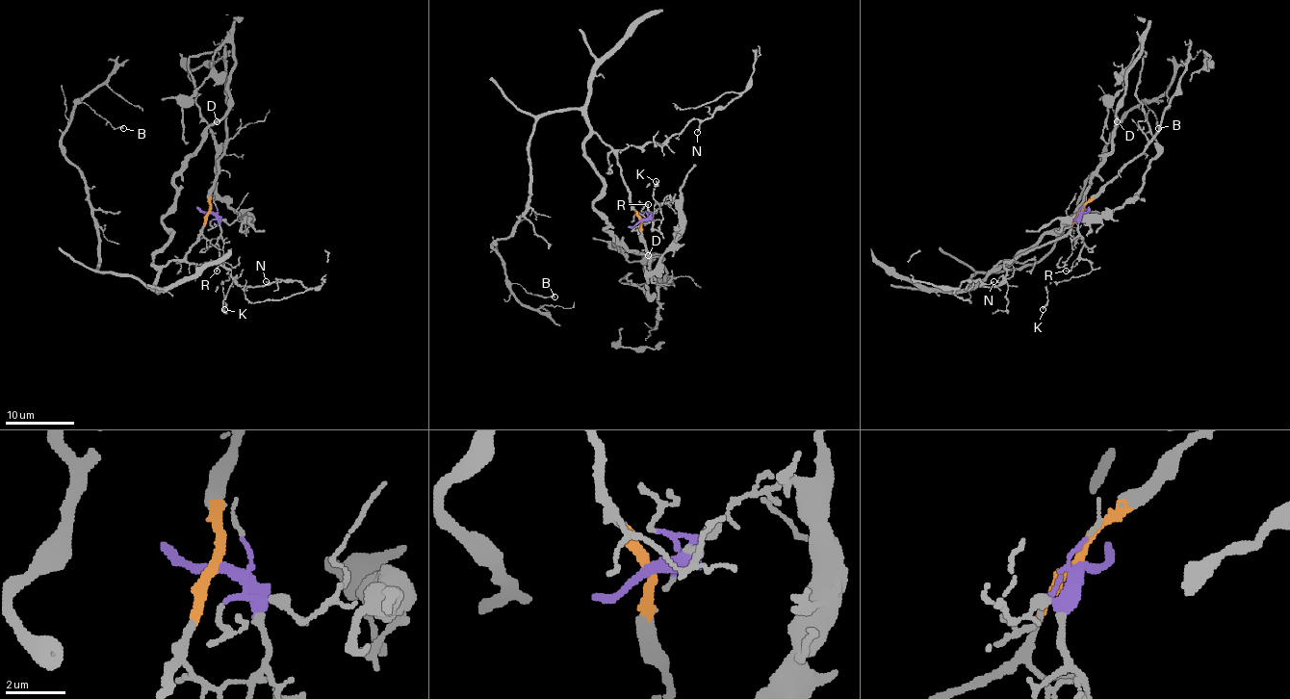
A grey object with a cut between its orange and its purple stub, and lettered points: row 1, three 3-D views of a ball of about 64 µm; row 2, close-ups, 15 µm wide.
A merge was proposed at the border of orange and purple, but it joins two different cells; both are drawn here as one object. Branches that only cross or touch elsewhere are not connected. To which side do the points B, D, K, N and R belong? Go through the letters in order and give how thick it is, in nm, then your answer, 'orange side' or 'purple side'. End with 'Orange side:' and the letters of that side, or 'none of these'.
B: 150 nm thick; orange side
D: 320 nm thick; orange side
K: 170 nm thick; purple side
N: 110 nm thick; orange side
R: 140 nm thick; purple side
Orange side: B, D, N

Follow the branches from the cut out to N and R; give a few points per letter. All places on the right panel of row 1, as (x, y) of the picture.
N: (1081, 211), (1066, 234), (1021, 252), (1011, 263), (1004, 263), (1005, 276), (997, 285), (980, 285), (993, 282)
R: (1081, 211), (1078, 219), (1078, 234), (1083, 239), (1079, 259), (1066, 270)

